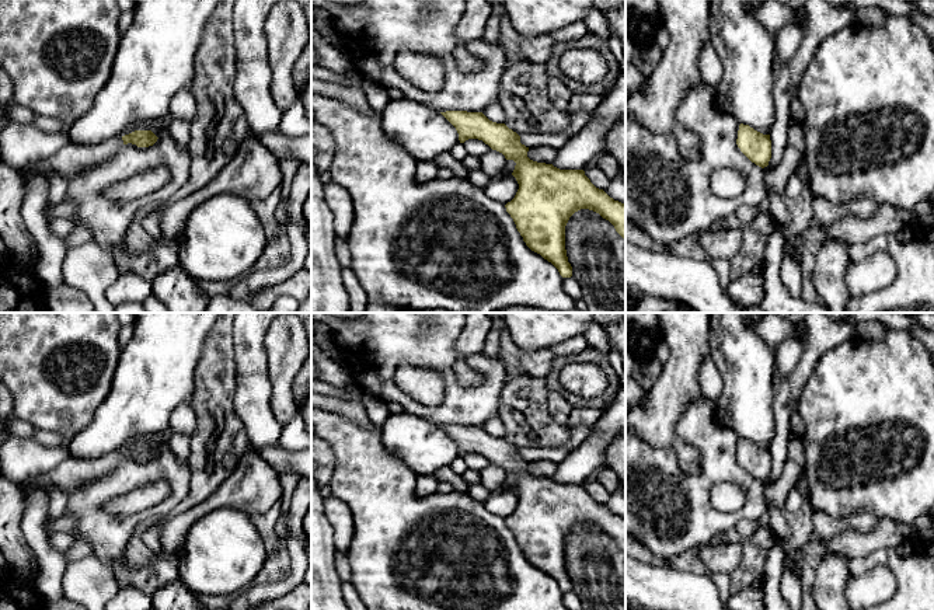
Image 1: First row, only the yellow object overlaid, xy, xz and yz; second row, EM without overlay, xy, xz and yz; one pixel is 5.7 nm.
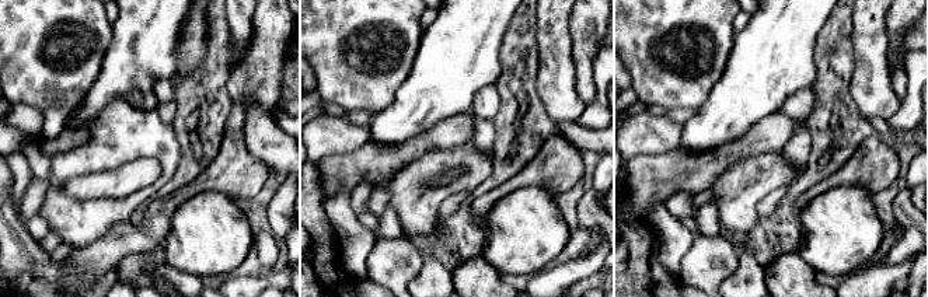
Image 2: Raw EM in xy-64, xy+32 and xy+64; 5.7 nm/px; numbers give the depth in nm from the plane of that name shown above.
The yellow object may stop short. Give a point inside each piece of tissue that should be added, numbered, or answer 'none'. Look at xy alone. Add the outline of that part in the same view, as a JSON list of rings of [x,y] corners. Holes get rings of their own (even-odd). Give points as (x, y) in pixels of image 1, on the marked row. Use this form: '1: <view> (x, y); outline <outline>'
1: xy (70, 160); outline [[[122,136],[101,142],[98,144],[74,144],[67,142],[49,158],[28,164],[20,170],[22,177],[27,172],[38,172],[42,178],[48,178],[50,172],[63,175],[67,181],[76,175],[112,158],[122,149]]]

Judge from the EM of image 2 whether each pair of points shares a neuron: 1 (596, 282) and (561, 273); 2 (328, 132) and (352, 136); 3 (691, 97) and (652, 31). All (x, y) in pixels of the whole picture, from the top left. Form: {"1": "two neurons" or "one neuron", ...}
{"1": "two neurons", "2": "one neuron", "3": "one neuron"}

